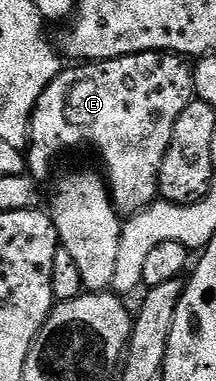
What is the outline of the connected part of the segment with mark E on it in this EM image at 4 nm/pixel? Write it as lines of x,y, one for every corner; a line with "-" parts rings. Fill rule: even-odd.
167,51
131,53
109,61
61,68
46,91
42,91
42,99
38,99
32,112
27,172
44,183
52,173
55,157
62,156
67,149
89,145
104,164
102,173
116,212
131,215
142,211
157,200
162,159
166,159
174,123
178,123
178,115
194,99
192,71
193,66
181,54

